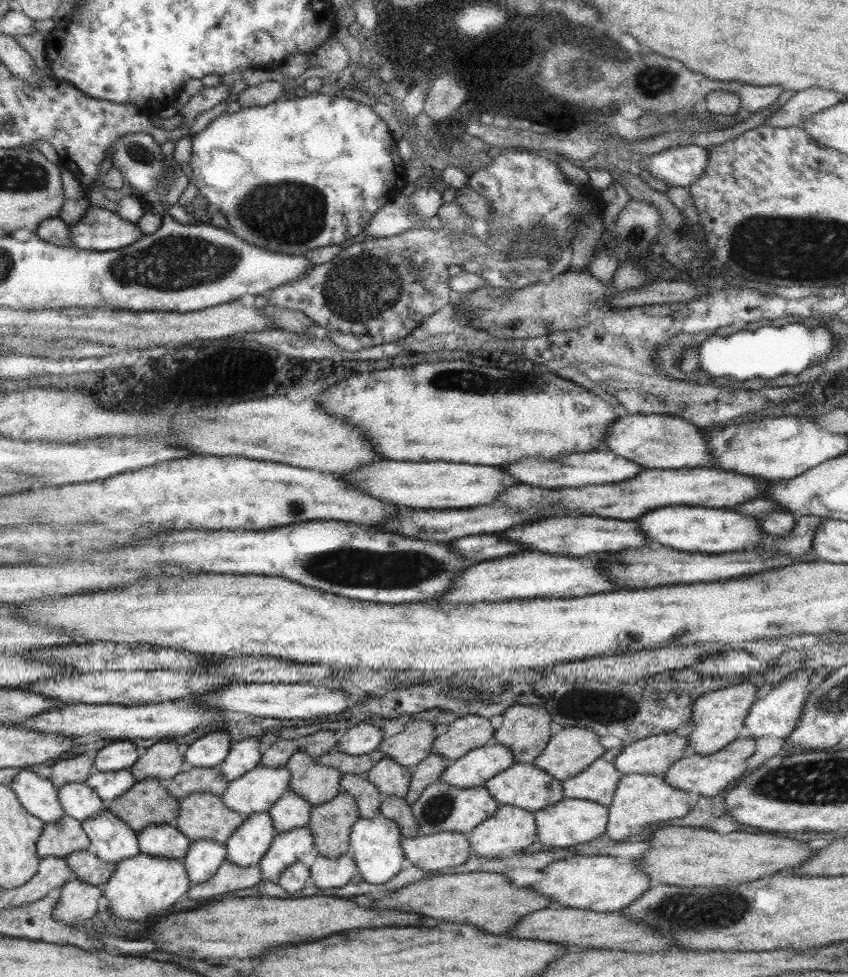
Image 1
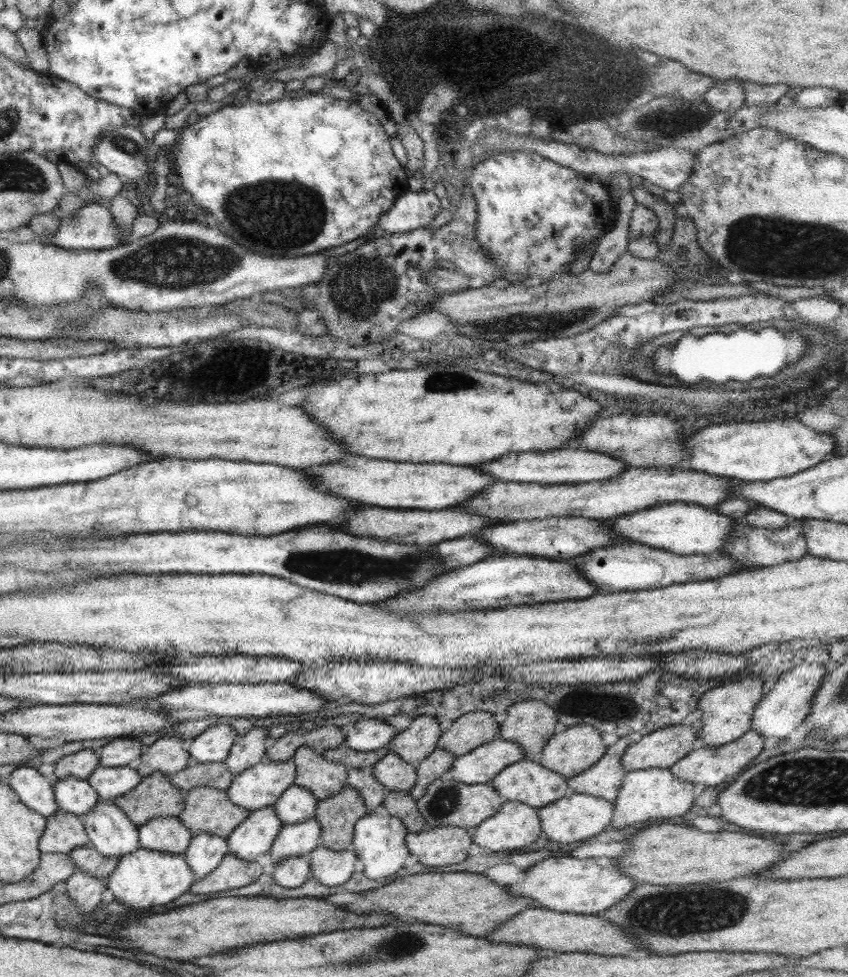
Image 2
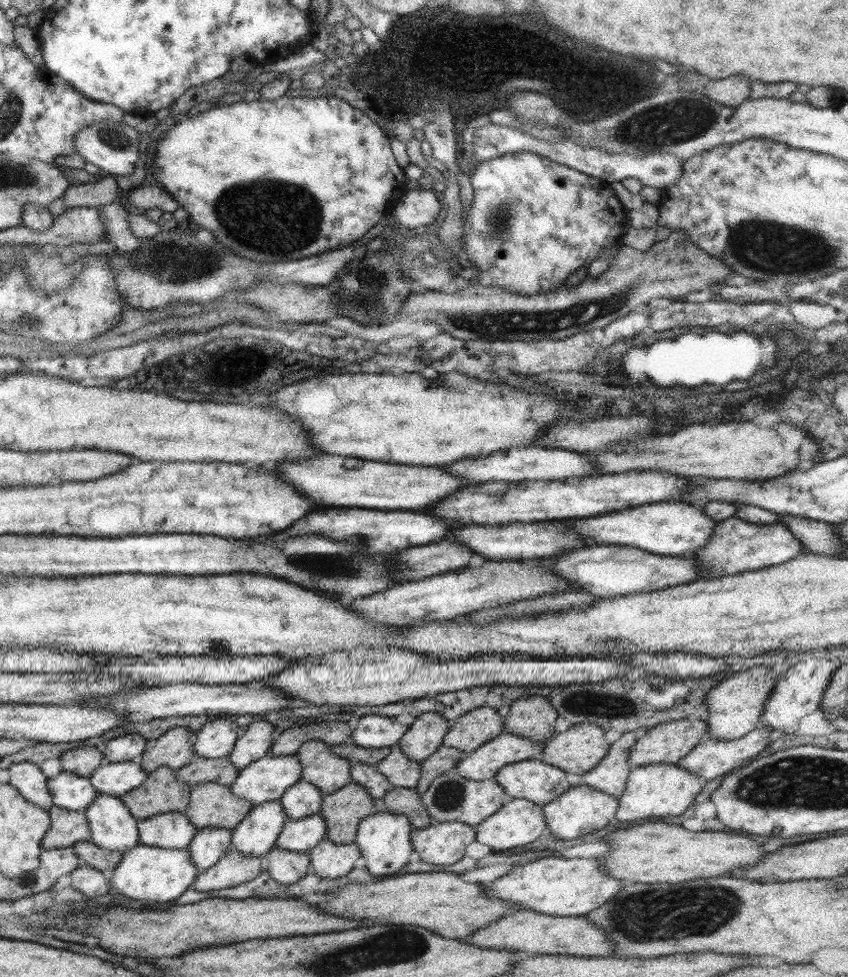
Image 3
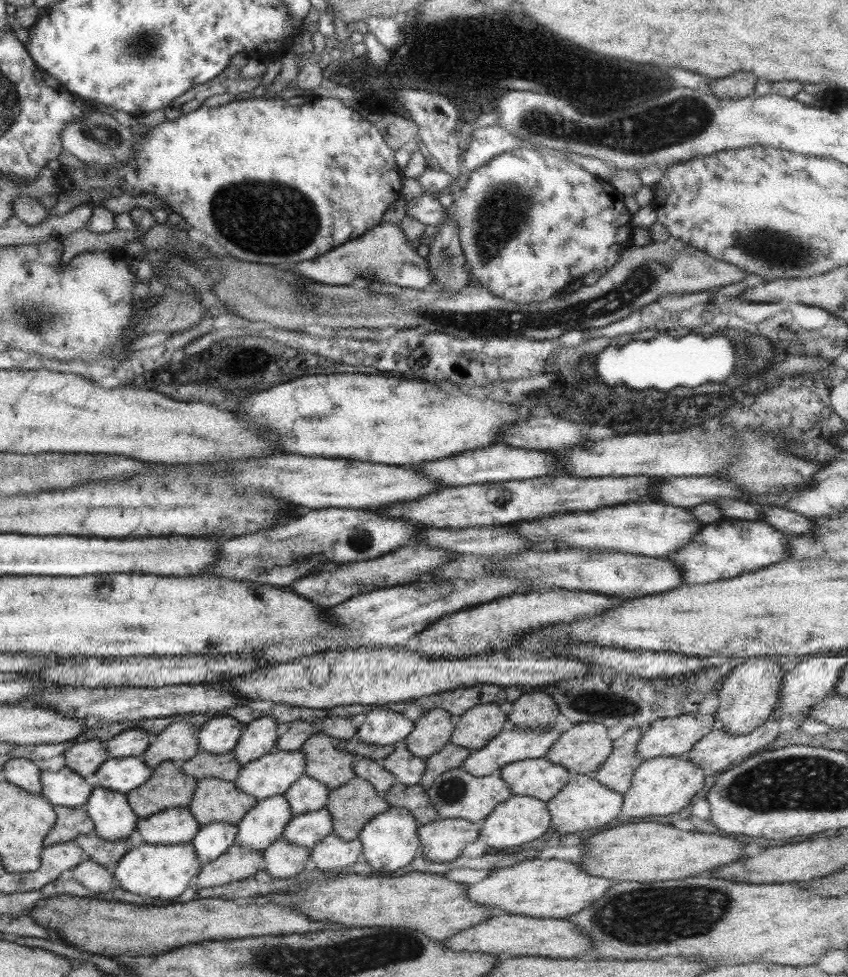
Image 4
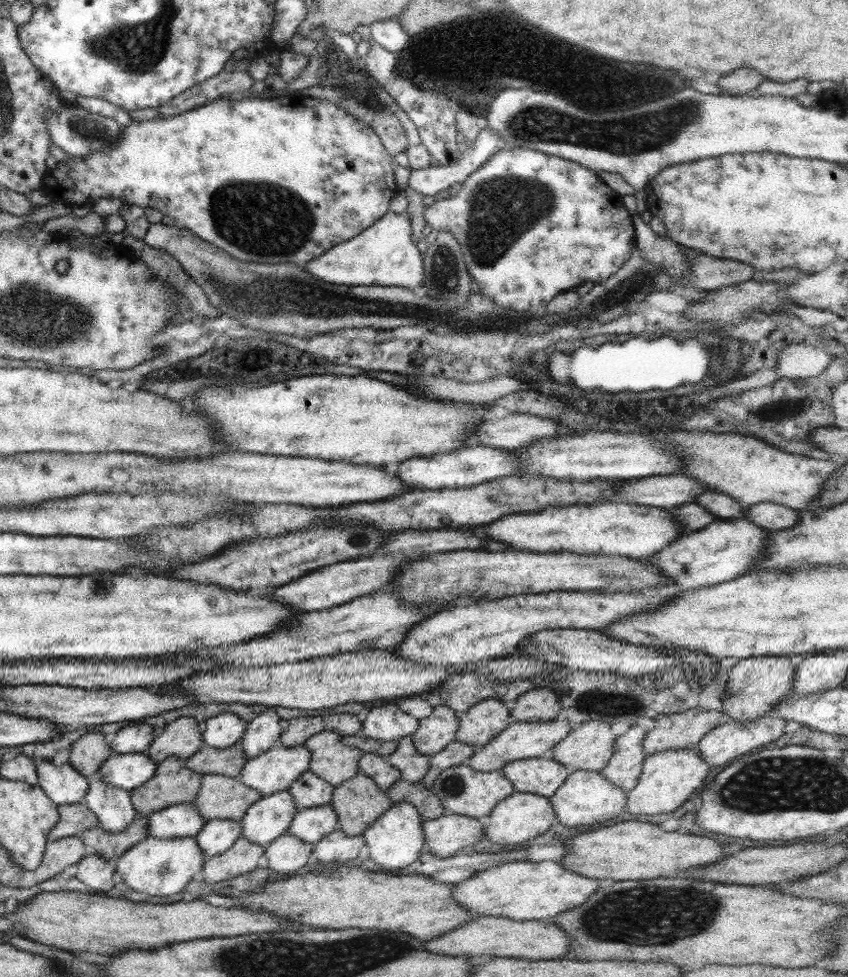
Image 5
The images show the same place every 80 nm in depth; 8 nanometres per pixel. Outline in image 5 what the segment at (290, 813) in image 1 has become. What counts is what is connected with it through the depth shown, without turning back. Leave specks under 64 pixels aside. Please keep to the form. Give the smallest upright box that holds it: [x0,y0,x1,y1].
[288,771,333,809]

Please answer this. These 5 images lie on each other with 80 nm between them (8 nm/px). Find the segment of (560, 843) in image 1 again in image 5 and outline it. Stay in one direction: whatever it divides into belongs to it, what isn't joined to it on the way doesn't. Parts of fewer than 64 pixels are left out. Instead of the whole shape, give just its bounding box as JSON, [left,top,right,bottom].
[549,770,627,828]

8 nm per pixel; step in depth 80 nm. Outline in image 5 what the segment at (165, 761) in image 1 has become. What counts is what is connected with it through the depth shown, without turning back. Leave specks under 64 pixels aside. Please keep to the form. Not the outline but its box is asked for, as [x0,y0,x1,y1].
[146,717,205,765]

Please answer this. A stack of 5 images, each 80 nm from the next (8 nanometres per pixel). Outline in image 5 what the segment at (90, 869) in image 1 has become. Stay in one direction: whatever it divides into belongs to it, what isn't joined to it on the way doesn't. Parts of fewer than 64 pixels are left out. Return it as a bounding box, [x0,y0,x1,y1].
[78,812,148,867]

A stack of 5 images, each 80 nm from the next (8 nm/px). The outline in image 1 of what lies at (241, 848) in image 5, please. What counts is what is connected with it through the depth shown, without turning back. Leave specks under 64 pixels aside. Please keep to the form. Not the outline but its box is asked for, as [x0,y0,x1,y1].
[187,859,262,902]

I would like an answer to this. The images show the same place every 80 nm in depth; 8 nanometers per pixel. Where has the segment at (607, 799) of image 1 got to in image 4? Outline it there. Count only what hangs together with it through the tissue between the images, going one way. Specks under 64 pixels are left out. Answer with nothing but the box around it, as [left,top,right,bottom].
[592,727,641,795]

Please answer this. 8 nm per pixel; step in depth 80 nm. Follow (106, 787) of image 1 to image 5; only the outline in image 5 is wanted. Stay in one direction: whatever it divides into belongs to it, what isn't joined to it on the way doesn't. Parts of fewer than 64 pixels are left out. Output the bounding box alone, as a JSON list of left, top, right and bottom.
[101,753,157,791]

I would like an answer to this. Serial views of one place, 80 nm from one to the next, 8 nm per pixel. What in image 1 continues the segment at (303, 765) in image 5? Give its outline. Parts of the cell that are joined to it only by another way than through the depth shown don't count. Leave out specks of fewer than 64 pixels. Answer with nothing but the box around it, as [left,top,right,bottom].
[222,766,290,819]

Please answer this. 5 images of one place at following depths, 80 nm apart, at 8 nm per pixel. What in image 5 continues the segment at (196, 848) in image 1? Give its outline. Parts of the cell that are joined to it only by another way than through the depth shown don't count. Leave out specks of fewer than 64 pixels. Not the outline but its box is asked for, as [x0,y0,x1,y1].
[195,819,242,858]

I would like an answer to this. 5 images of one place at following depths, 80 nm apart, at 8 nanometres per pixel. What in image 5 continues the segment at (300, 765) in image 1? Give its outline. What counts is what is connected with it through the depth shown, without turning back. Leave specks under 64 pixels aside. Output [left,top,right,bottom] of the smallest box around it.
[304,732,362,787]

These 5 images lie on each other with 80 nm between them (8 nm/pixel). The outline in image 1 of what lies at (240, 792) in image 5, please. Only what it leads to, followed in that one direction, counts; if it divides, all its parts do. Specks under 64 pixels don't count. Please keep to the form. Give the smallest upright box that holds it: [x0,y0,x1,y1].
[178,793,243,846]

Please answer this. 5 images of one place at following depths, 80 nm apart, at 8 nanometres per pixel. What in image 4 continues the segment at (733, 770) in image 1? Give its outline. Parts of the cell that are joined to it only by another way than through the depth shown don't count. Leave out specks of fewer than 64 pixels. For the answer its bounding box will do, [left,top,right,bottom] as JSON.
[686,718,780,774]

